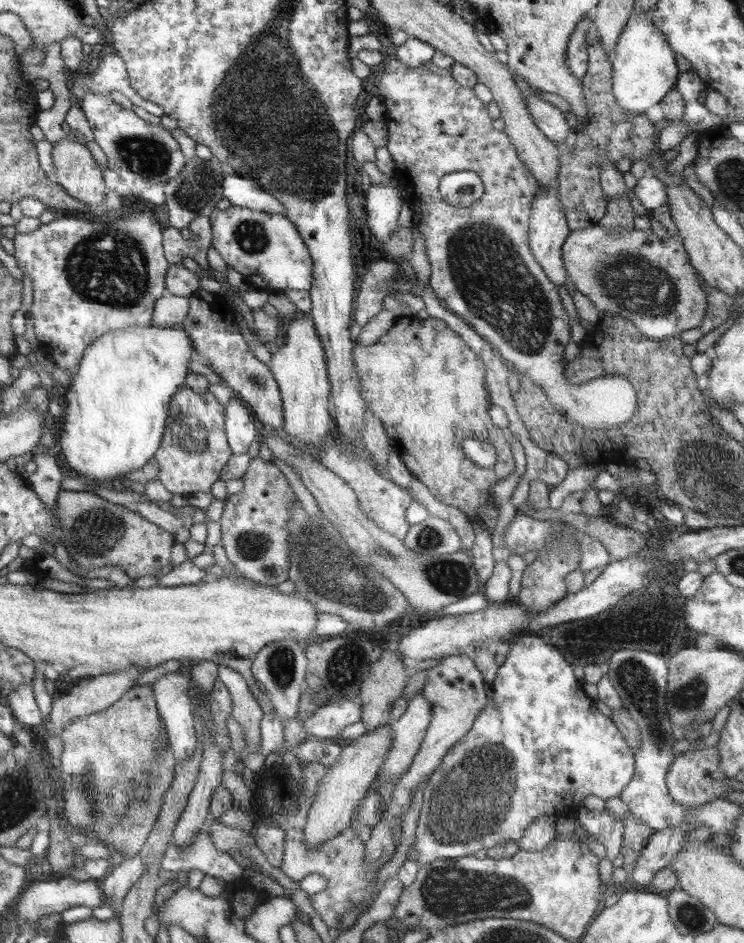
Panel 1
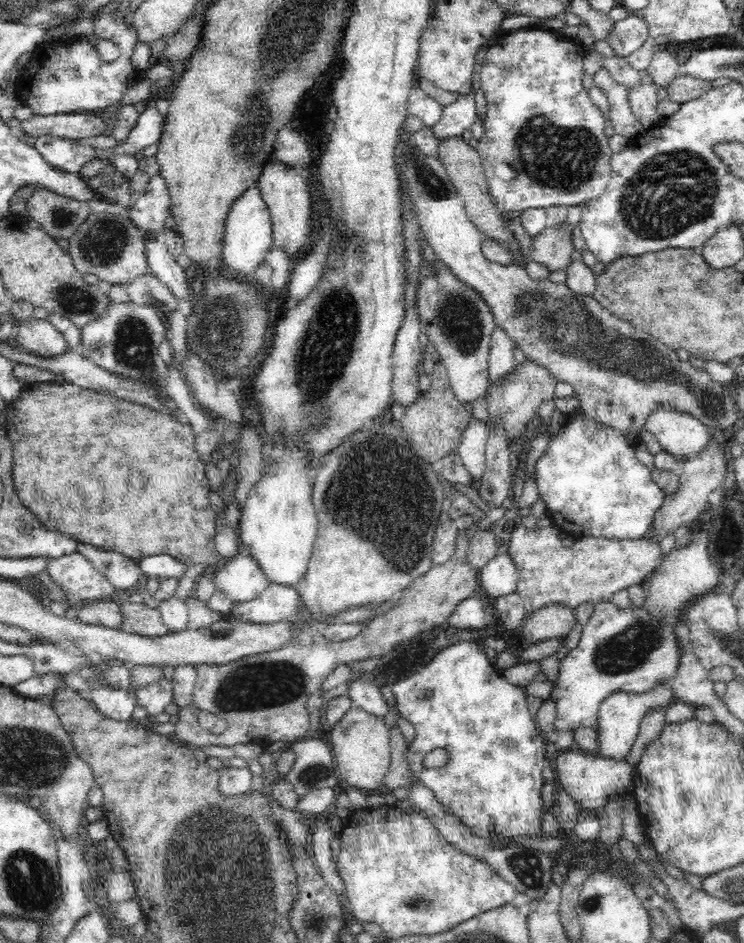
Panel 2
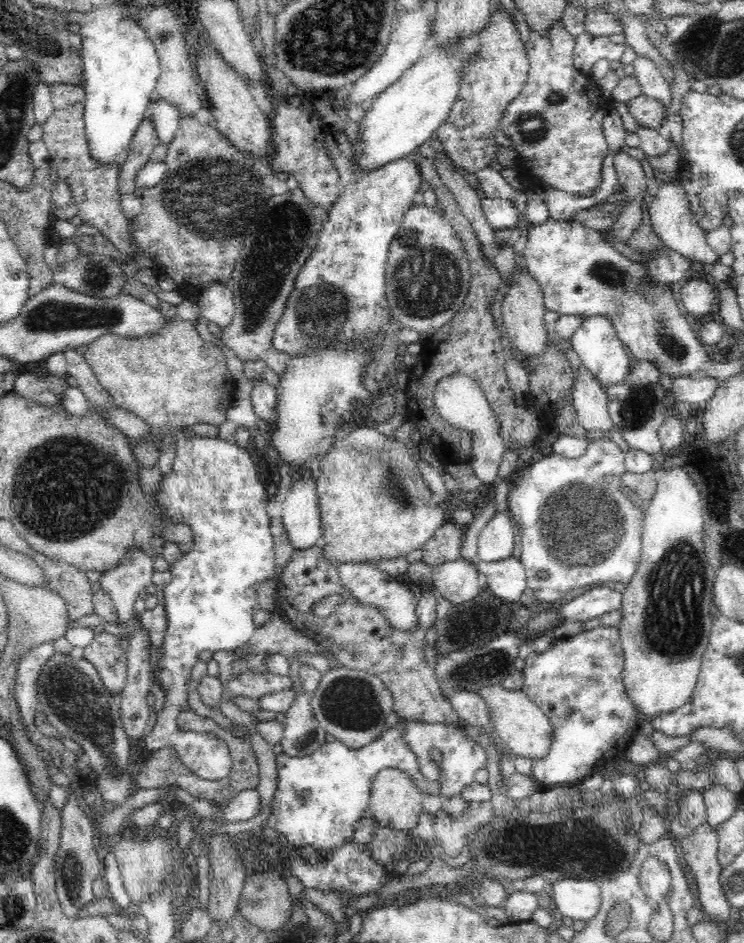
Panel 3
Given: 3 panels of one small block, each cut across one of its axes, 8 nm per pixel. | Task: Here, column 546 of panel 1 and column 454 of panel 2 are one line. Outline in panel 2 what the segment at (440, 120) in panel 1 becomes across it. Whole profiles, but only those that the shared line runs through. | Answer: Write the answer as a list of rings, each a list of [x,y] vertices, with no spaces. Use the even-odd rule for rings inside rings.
[[[441,260],[432,268],[436,270],[436,276],[428,276],[428,268],[424,268],[422,280],[417,279],[416,314],[429,342],[437,350],[435,357],[447,368],[457,401],[470,407],[473,400],[487,396],[489,348],[495,320],[480,292],[460,282]]]

